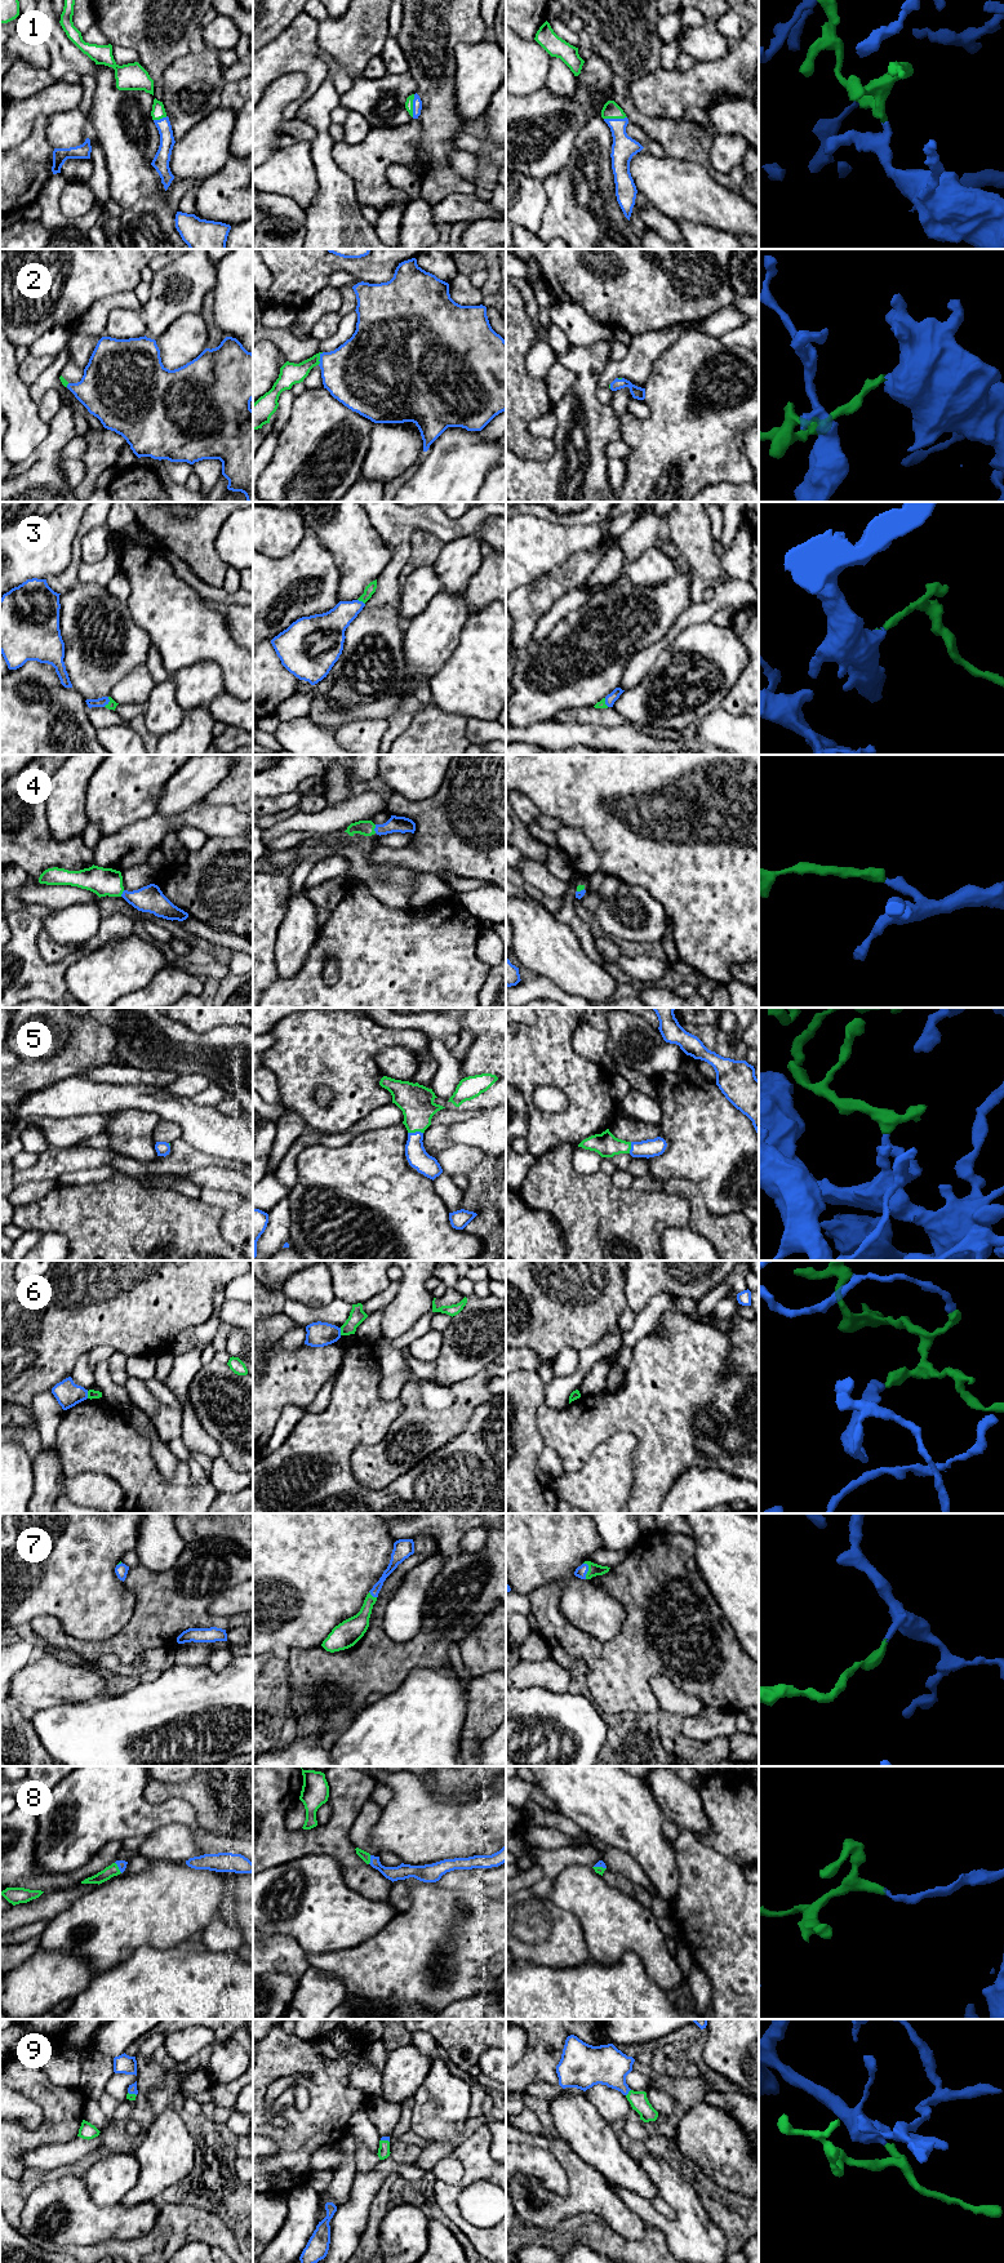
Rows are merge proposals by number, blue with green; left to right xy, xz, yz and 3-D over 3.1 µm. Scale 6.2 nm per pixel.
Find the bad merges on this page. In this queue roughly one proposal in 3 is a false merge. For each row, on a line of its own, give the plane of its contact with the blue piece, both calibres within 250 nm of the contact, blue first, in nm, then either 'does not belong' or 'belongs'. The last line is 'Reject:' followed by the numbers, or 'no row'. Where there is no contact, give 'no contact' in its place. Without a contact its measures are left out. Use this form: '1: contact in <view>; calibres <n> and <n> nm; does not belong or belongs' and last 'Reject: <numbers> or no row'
1: contact in xz; calibres 60 and 50 nm; belongs
2: contact in xz; calibres 400 and 140 nm; belongs
3: contact in xz; calibres 190 and 70 nm; belongs
4: contact in xz; calibres 100 and 100 nm; belongs
5: contact in xz; calibres 130 and 220 nm; belongs
6: contact in xy; calibres 160 and 60 nm; does not belong
7: contact in yz; calibres 70 and 80 nm; belongs
8: contact in xz; calibres 100 and 60 nm; belongs
9: contact in yz; calibres 240 and 120 nm; belongs
Reject: 6

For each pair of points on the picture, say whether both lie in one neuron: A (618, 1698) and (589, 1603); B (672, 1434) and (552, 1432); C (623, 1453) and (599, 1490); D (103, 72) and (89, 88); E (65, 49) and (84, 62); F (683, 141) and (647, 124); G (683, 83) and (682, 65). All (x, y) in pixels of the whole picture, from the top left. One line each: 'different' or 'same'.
A: different
B: same
C: same
D: different
E: same
F: same
G: different

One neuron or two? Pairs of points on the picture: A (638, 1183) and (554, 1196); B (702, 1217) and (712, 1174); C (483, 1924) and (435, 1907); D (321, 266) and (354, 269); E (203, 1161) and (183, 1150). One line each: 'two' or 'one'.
A: two
B: two
C: one
D: one
E: one

